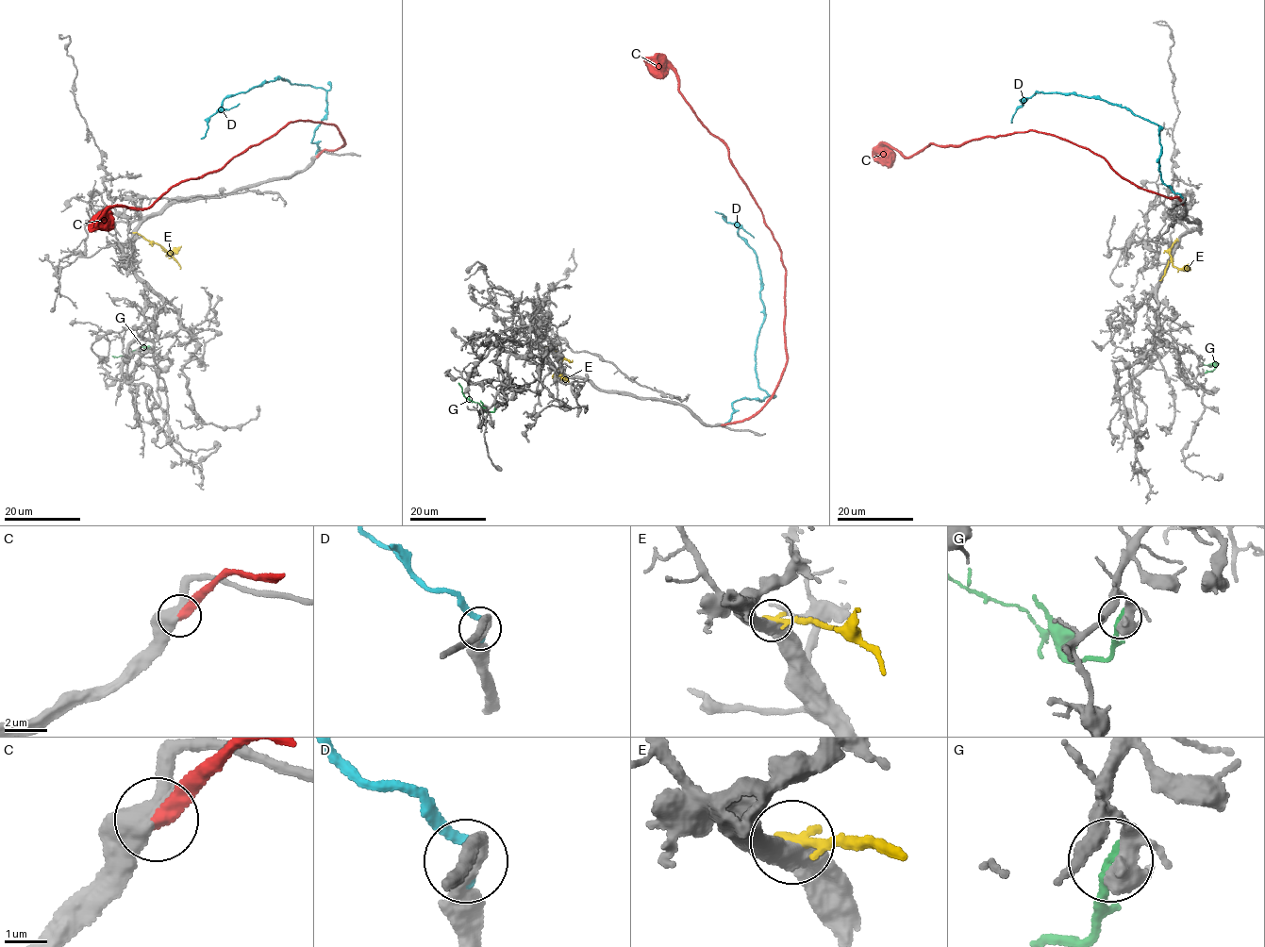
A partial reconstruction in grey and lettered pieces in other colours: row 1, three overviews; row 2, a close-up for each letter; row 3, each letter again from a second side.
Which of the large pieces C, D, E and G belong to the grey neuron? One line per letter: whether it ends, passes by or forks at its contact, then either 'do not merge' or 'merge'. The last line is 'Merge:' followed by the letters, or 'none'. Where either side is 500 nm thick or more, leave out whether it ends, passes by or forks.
C: it ends there; merge
D: it ends there; do not merge
E: do not merge
G: it ends there; do not merge
Merge: C

